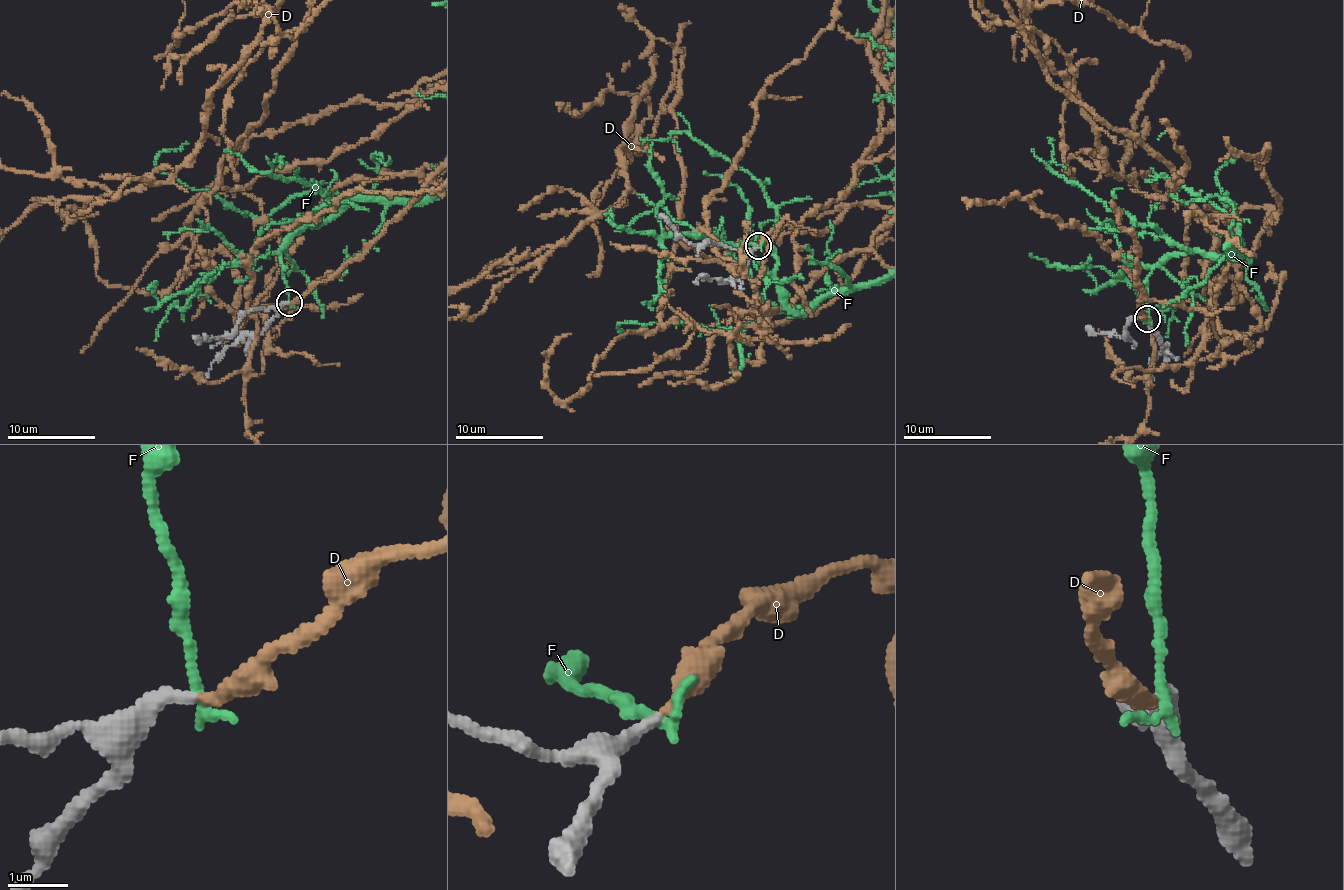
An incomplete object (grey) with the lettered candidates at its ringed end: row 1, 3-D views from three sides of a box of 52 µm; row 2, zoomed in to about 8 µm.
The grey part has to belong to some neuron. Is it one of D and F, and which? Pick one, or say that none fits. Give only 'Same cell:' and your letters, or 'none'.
Same cell: D

